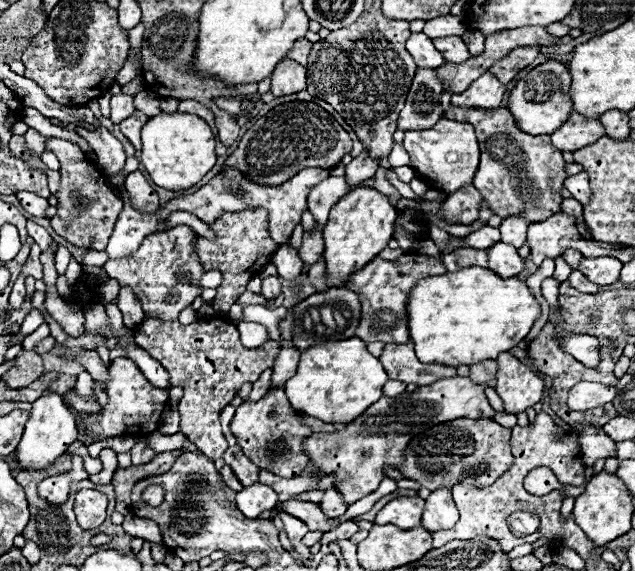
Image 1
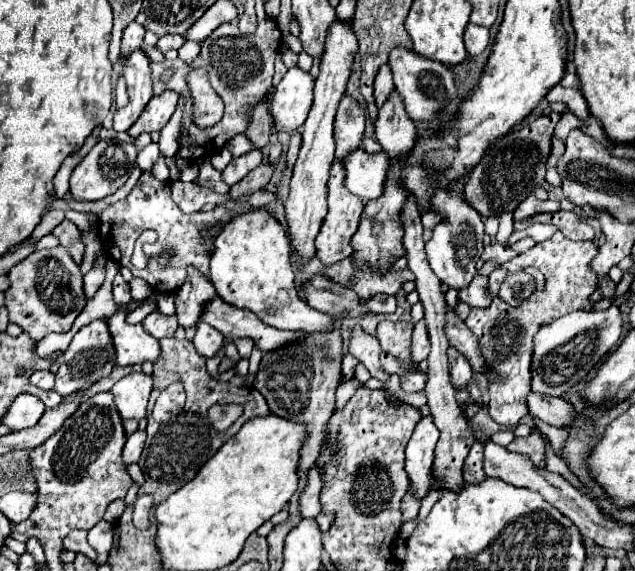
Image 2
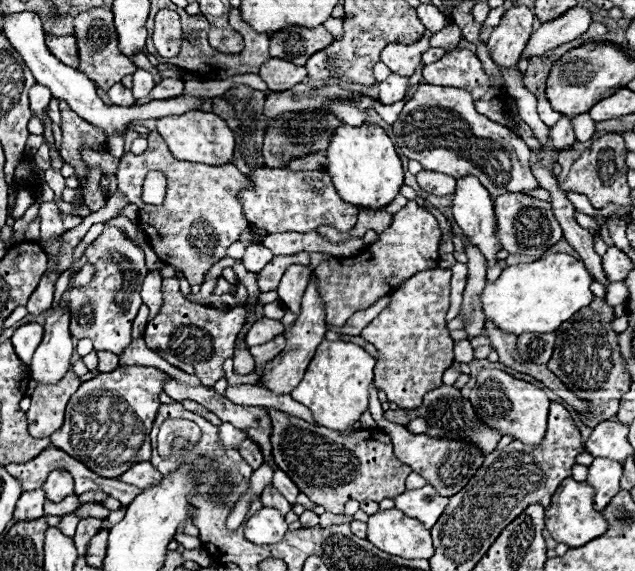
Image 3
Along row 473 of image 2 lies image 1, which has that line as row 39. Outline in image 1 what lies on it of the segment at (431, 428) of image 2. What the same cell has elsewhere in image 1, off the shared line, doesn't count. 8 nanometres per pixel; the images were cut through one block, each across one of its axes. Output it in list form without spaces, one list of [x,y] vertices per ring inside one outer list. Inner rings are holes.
[[[422,32],[410,34],[406,40],[406,50],[412,54],[418,68],[438,68],[446,62],[444,56],[434,48],[432,40]]]

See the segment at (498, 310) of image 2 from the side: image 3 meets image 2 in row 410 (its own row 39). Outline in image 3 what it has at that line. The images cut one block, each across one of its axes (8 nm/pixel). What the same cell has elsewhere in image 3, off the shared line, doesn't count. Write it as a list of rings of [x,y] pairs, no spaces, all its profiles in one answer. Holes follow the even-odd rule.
[[[526,6],[510,8],[502,16],[502,22],[494,28],[490,40],[486,42],[488,54],[496,66],[510,68],[518,64],[520,54],[532,32],[532,20],[534,14]]]

